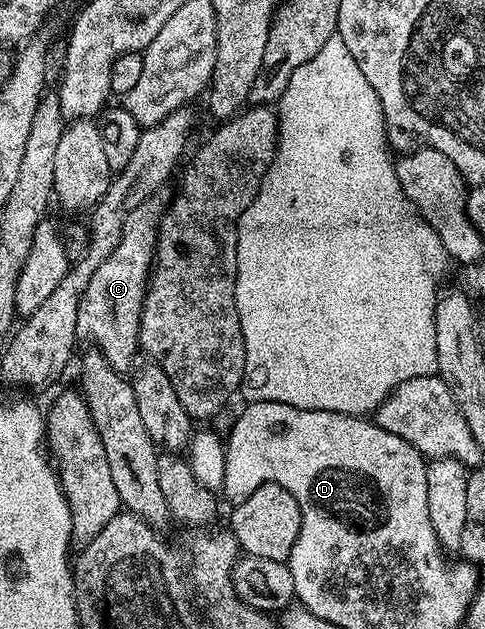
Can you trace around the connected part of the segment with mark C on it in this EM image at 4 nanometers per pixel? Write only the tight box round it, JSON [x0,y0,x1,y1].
[77,193,170,373]

